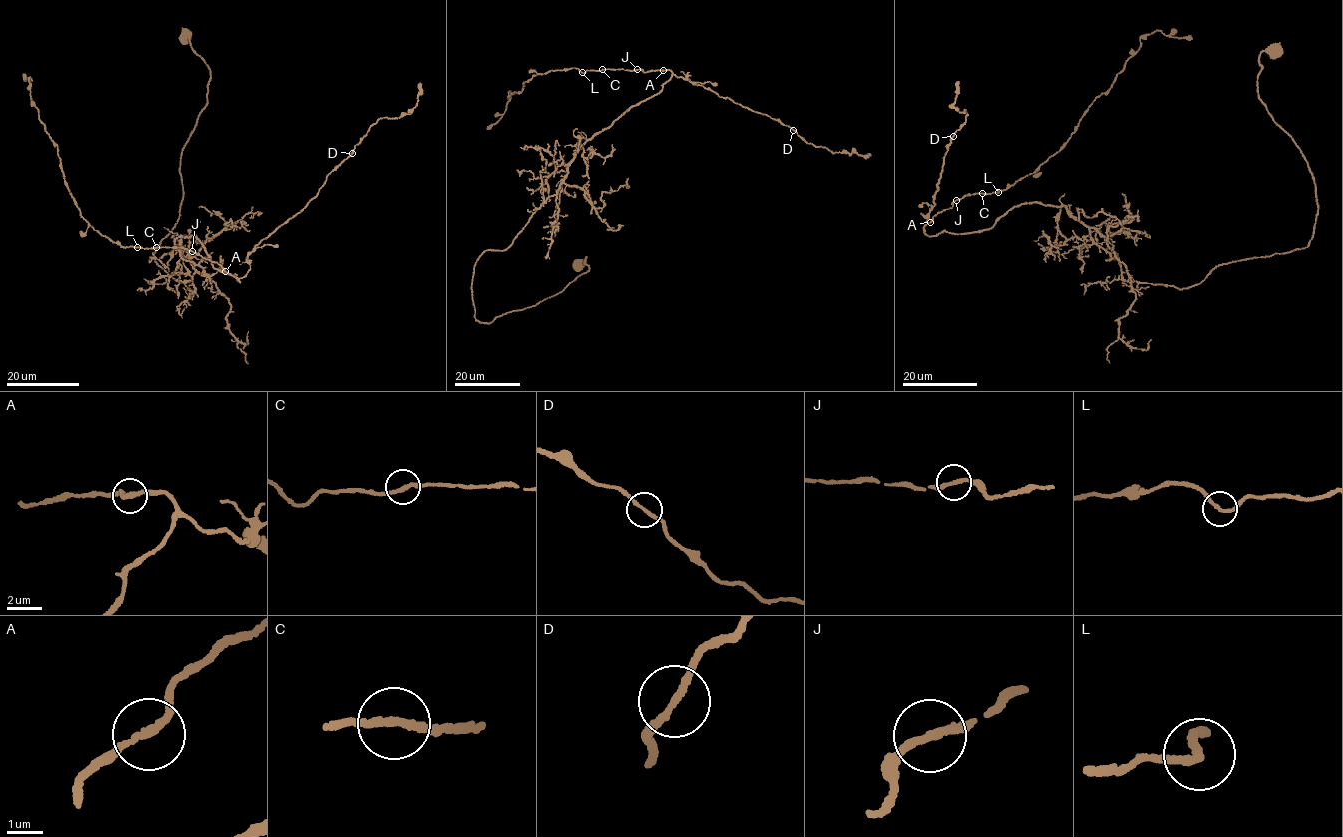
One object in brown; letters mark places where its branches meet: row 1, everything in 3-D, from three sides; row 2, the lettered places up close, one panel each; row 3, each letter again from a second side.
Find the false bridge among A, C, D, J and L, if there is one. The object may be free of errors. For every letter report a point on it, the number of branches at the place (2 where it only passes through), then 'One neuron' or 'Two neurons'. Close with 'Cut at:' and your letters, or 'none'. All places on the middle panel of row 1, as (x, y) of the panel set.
A: Place: (663, 70). Branches: 2. One neuron
C: Place: (602, 69). Branches: 2. One neuron
D: Place: (793, 130). Branches: 2. One neuron
J: Place: (637, 69). Branches: 2. One neuron
L: Place: (582, 72). Branches: 2. One neuron
Cut at: none

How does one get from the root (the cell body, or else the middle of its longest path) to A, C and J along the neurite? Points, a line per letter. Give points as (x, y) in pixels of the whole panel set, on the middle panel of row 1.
A: (580, 265), (535, 305), (475, 318), (476, 261), (506, 250), (663, 71)
C: (580, 265), (535, 305), (475, 318), (476, 261), (506, 250), (584, 143), (672, 74), (602, 70)
J: (580, 265), (535, 305), (475, 318), (476, 261), (506, 250), (584, 143), (672, 74), (637, 70)

